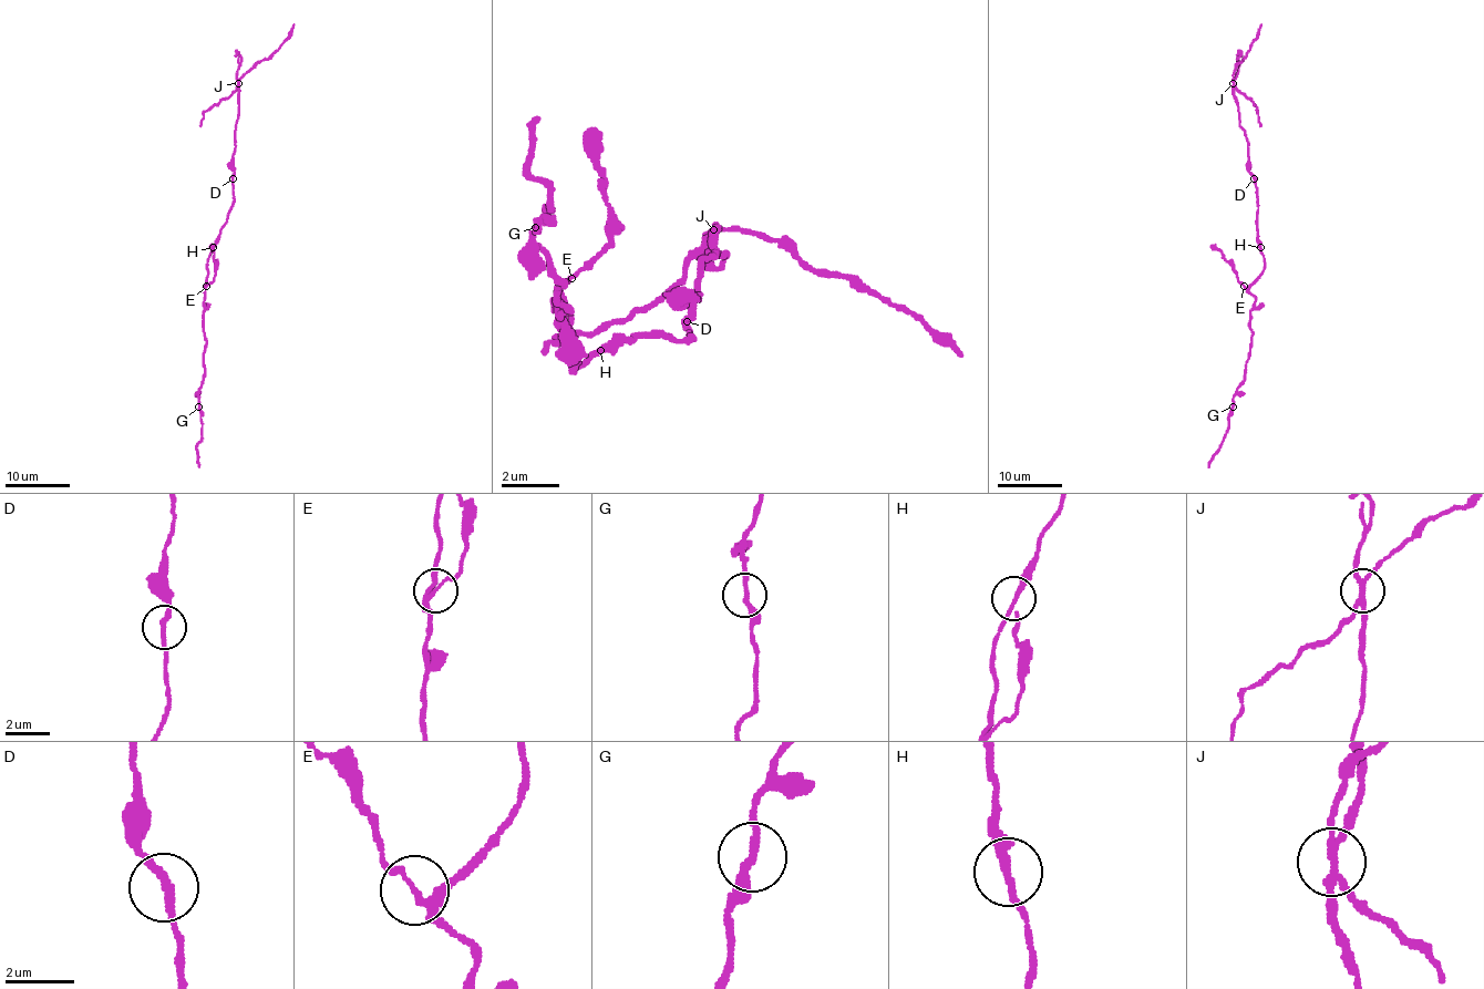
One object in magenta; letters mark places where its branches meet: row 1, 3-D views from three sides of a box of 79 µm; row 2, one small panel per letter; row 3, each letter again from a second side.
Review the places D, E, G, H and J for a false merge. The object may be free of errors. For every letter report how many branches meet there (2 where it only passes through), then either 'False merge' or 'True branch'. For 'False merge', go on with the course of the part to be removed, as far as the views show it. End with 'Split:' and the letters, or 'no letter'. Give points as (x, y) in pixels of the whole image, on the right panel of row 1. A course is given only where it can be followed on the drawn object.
D: Branches: 2. True branch
E: Branches: 3. True branch
G: Branches: 2. True branch
H: Branches: 2. True branch
J: Branches: 4. False merge. Course of the part to remove: (1233, 83), (1233, 73), (1261, 23)
Split: J

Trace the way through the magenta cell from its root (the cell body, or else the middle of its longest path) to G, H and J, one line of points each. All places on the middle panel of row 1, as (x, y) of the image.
G: (615, 342), (572, 364), (535, 227)
H: (615, 342), (607, 342), (600, 350)
J: (615, 342), (693, 336), (687, 299), (701, 292), (701, 256), (715, 256), (715, 227)

